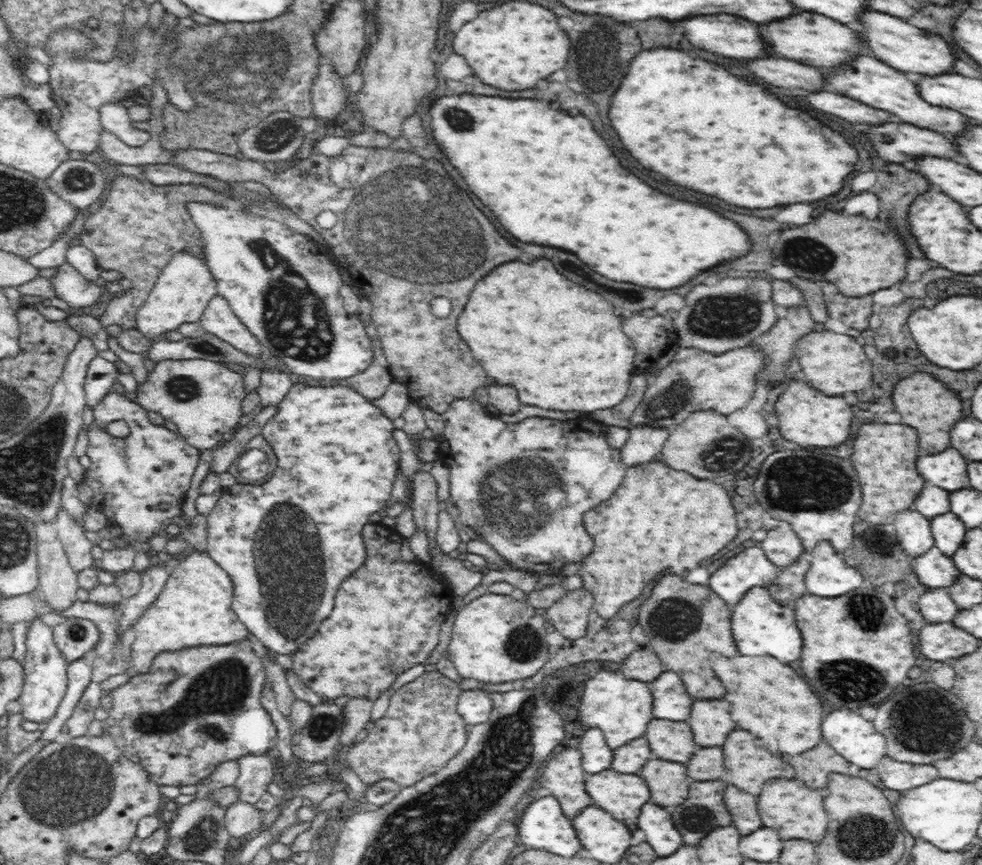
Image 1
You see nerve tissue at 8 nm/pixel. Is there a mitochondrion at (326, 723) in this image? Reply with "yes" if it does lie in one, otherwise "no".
yes

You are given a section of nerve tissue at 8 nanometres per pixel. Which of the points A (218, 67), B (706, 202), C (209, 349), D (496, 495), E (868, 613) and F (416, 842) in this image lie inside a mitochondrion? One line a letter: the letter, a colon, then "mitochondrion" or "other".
A: mitochondrion
B: other
C: mitochondrion
D: mitochondrion
E: mitochondrion
F: mitochondrion

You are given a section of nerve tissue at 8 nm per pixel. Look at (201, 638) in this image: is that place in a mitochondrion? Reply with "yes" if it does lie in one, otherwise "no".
no

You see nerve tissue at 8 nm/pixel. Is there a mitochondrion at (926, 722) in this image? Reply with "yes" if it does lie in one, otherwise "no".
yes

